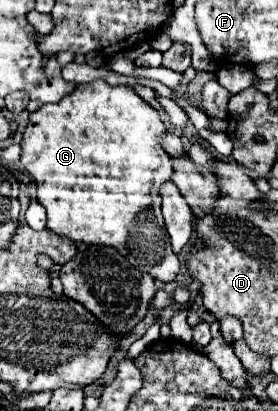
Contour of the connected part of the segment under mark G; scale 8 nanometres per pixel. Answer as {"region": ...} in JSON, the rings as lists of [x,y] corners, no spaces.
{"region":[[[94,80],[88,84],[78,84],[74,92],[64,96],[56,104],[40,106],[30,114],[28,126],[22,140],[22,168],[32,174],[38,186],[38,202],[48,212],[46,228],[74,242],[114,246],[124,256],[130,258],[140,270],[146,270],[152,278],[160,282],[170,282],[180,270],[178,256],[172,250],[170,238],[164,228],[164,218],[160,212],[158,182],[172,178],[172,158],[160,146],[160,138],[166,134],[158,112],[146,104],[134,88],[124,84],[110,86],[106,80]]]}

